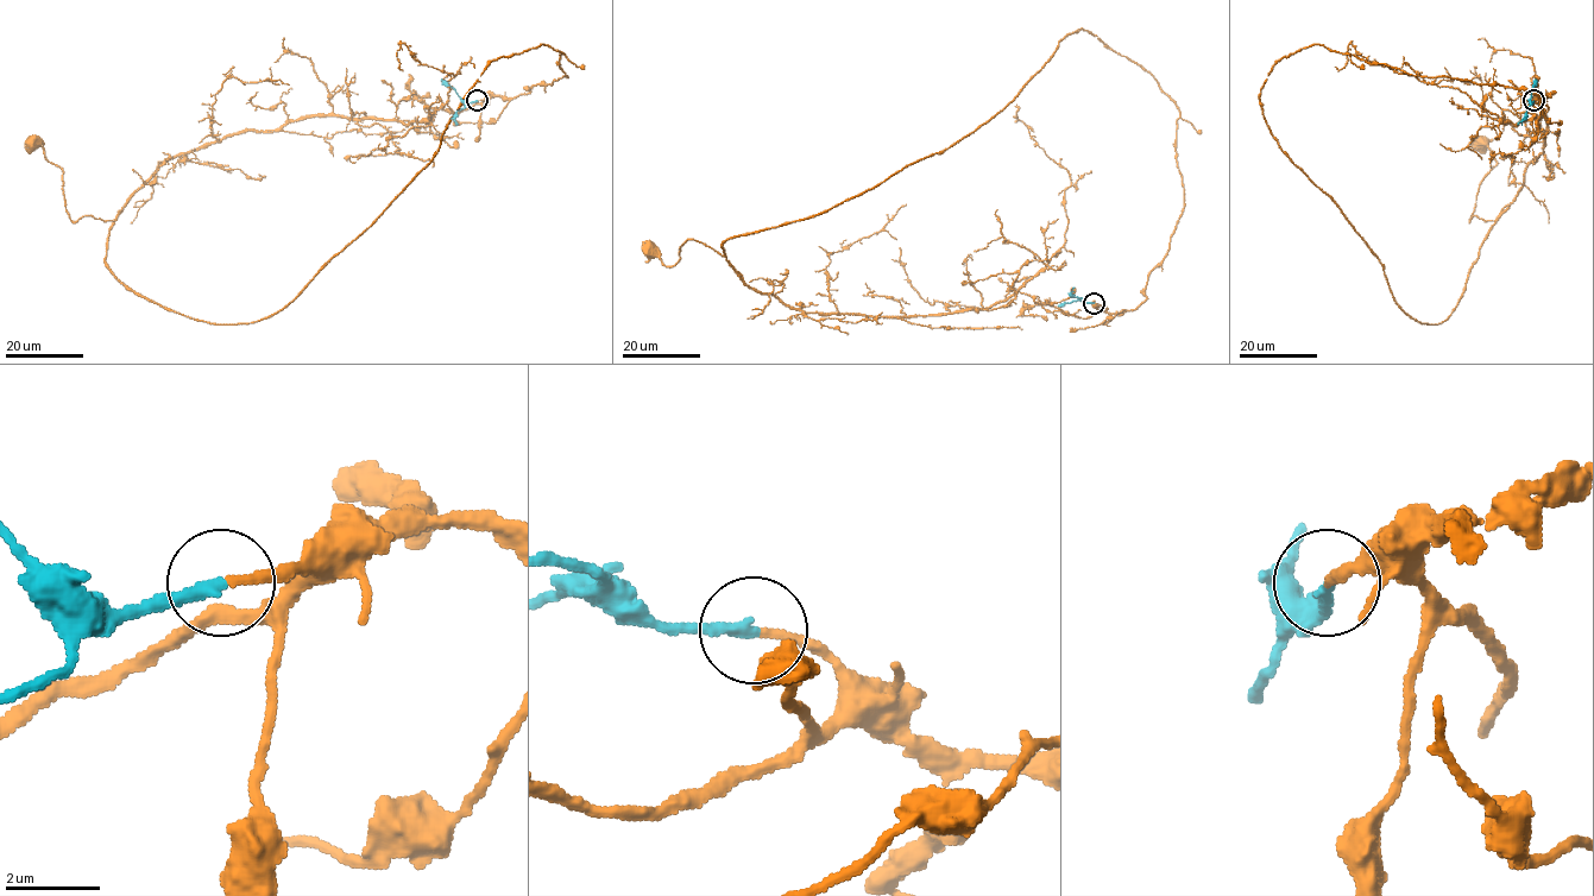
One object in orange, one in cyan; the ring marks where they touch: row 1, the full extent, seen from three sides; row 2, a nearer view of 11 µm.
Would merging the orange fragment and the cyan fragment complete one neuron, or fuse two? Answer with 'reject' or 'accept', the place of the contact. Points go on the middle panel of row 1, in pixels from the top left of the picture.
accept | (1094, 303)

